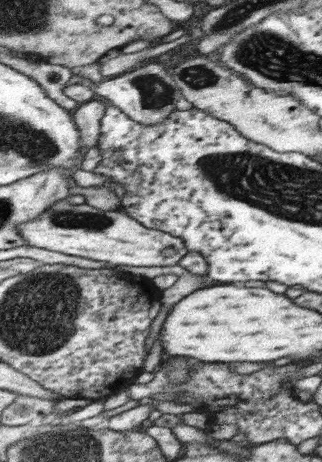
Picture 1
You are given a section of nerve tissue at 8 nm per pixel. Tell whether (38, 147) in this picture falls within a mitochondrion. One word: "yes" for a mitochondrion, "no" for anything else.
yes

